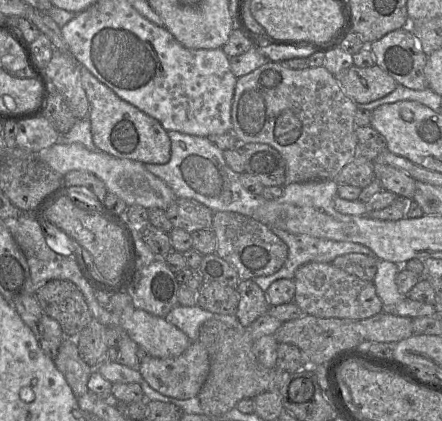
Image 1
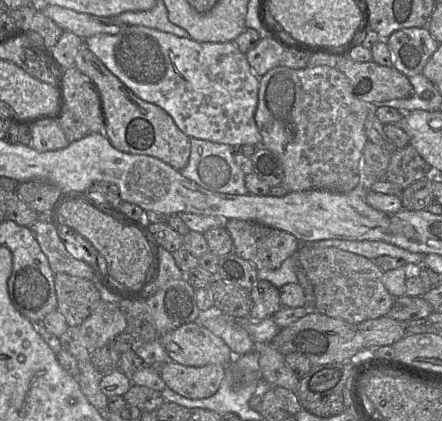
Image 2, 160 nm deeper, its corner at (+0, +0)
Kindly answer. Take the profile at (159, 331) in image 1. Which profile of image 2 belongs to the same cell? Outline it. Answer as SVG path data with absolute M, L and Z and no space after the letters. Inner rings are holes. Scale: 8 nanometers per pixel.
M197 323L184 324L158 340L171 361L185 366L225 366L235 357L221 338Z

